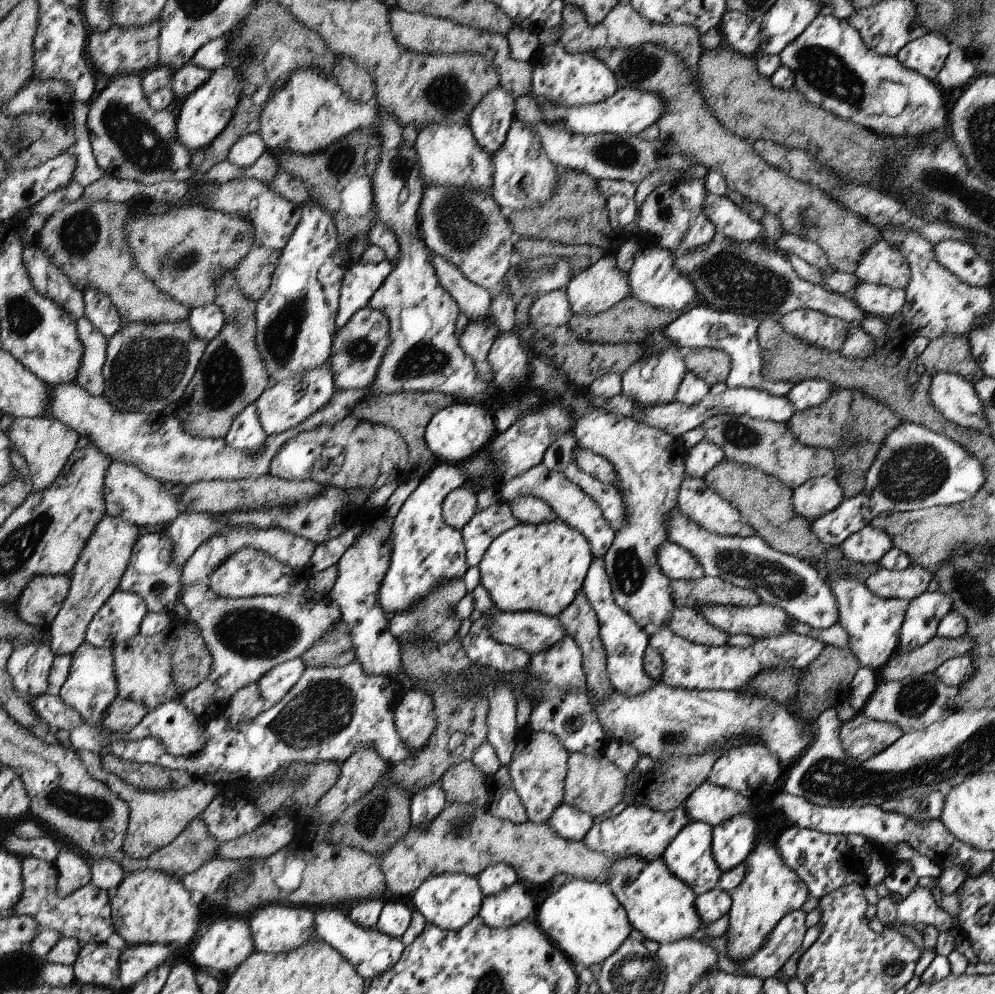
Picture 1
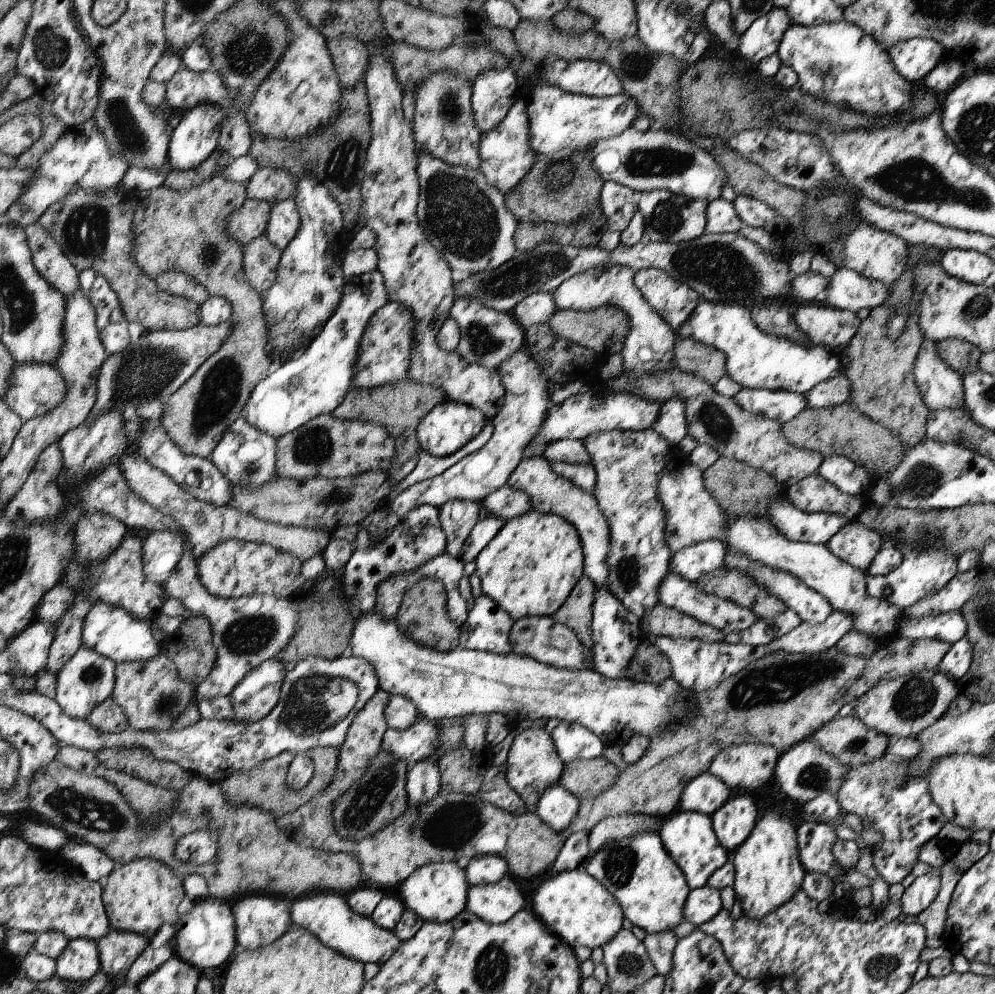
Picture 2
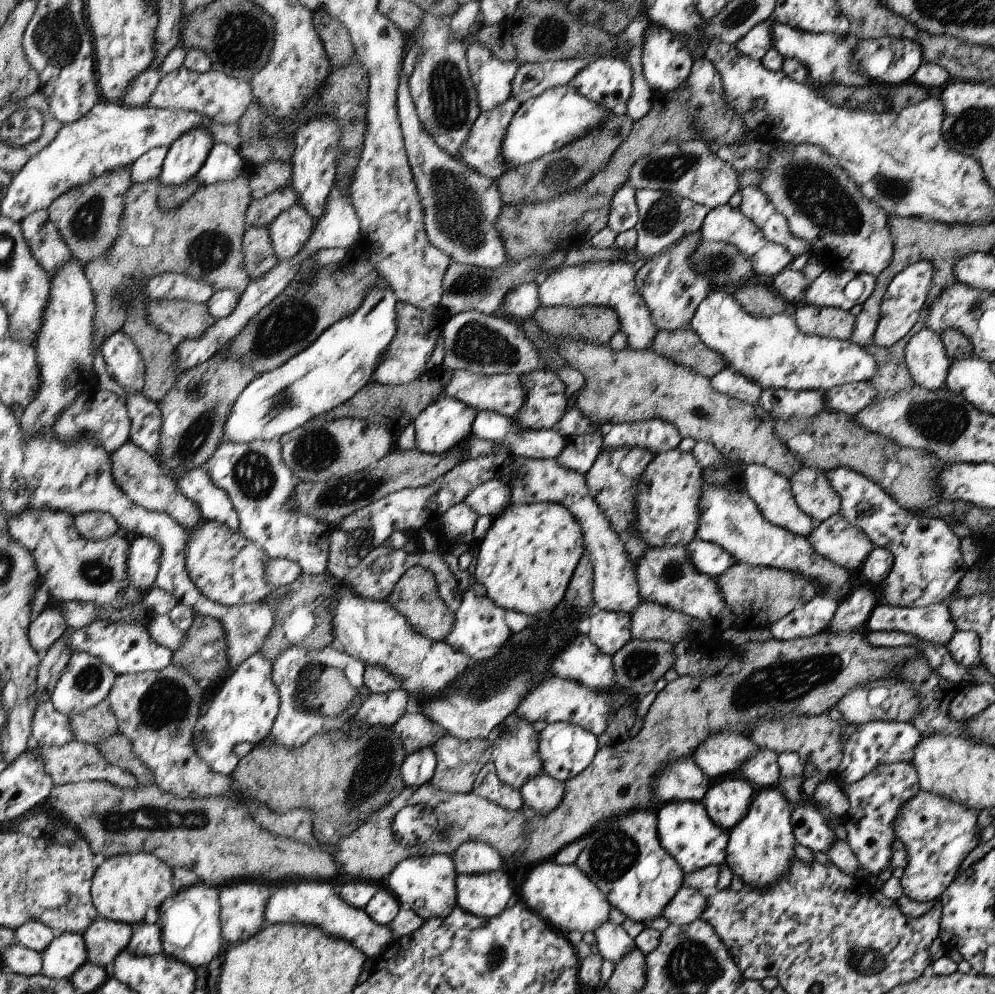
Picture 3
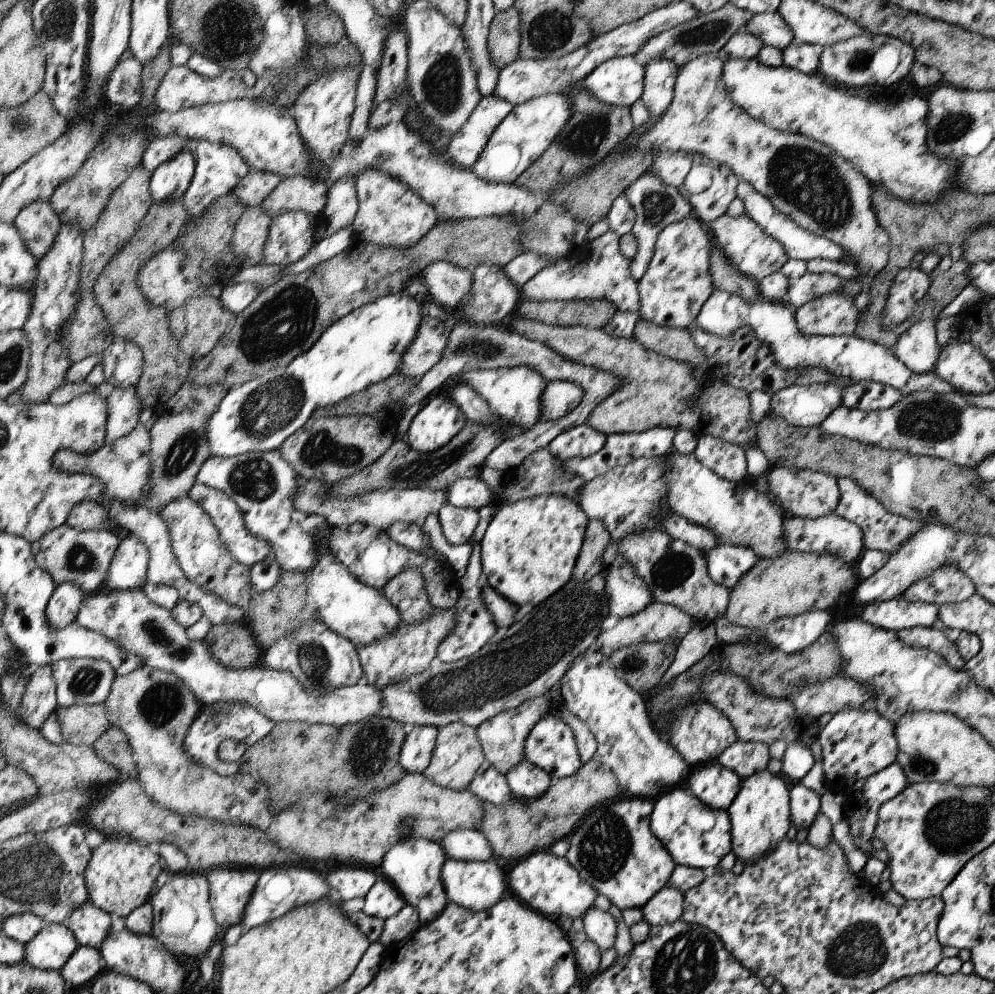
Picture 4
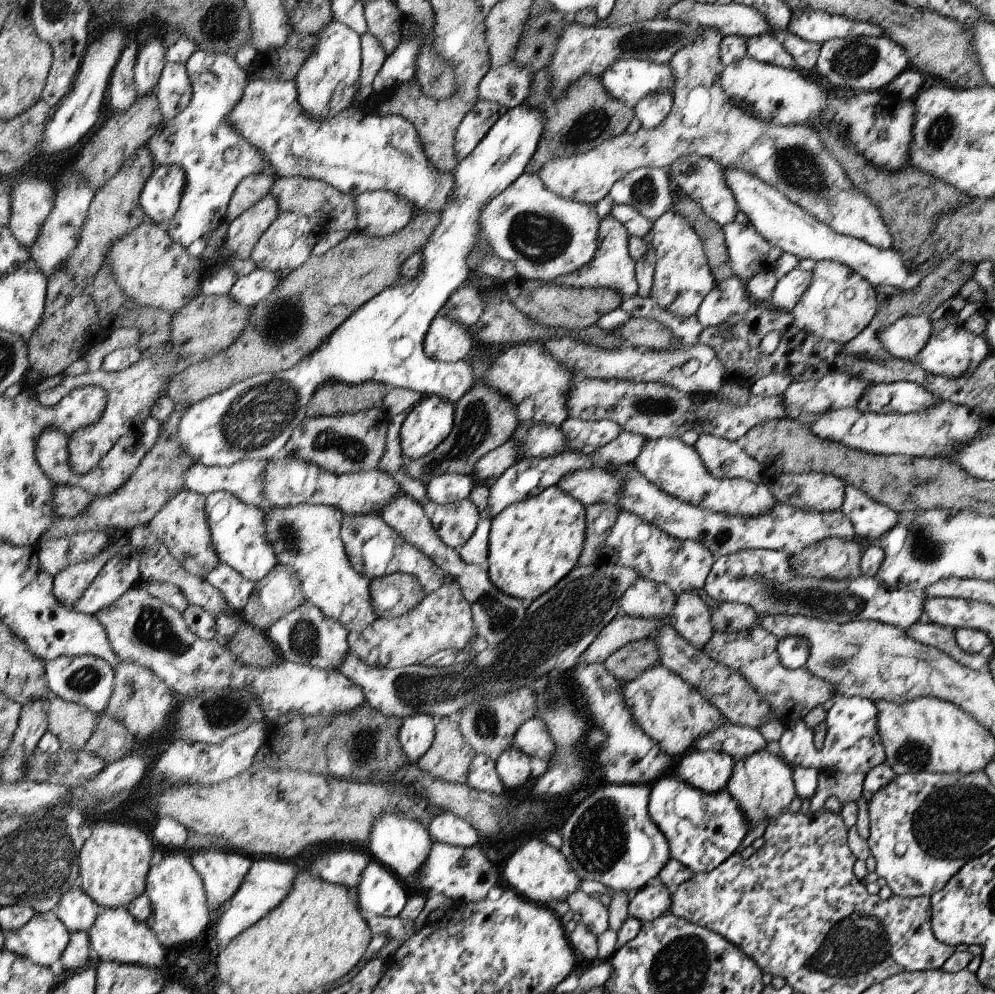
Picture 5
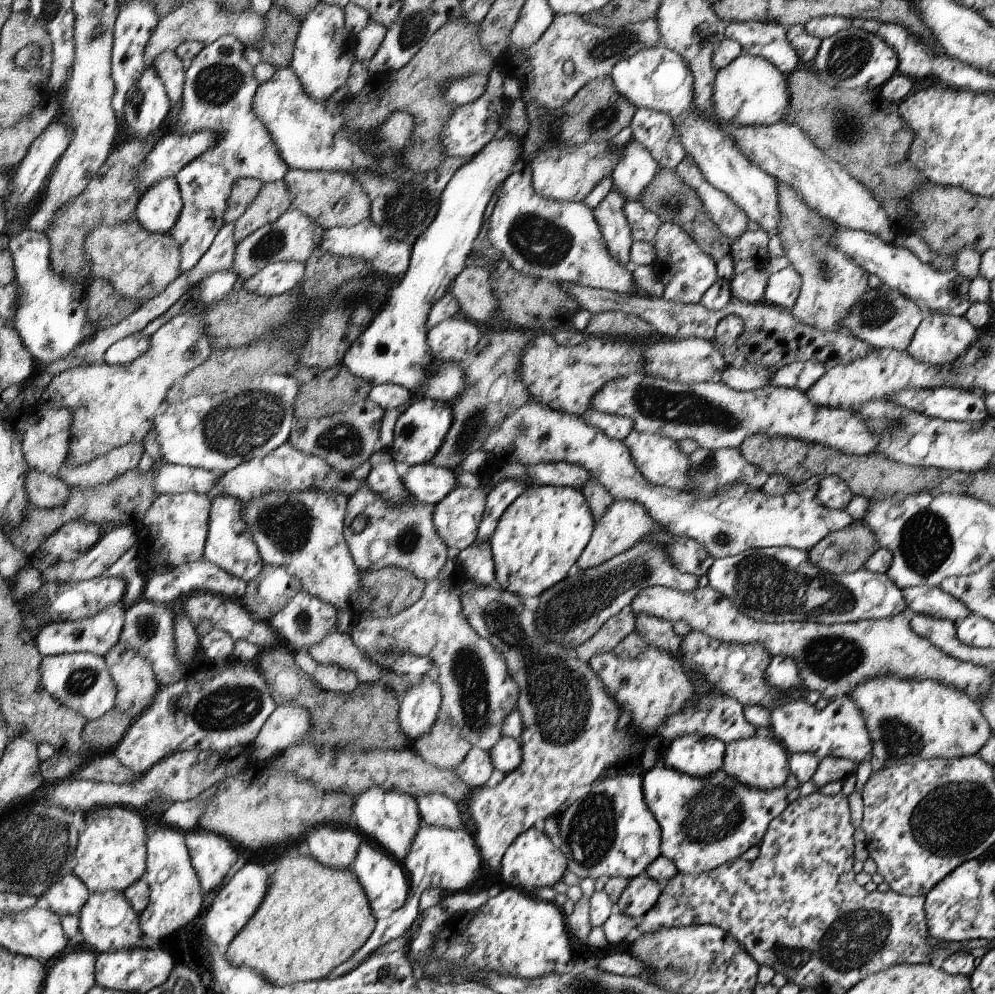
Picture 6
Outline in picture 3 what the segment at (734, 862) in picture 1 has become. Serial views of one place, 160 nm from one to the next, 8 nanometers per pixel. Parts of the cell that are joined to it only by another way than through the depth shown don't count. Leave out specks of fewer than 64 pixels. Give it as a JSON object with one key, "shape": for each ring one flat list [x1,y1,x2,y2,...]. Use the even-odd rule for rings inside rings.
{"shape":[[739,775,713,781,702,802,714,824,730,832,748,814,754,796,752,787]]}

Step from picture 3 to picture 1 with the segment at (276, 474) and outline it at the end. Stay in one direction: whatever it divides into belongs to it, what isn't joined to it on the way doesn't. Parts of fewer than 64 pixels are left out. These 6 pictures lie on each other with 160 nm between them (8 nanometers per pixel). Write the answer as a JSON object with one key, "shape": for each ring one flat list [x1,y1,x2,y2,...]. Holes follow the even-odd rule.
{"shape":[[253,403,237,416,236,422,229,429,224,440,234,450,258,452,262,448,262,444,266,444,266,438,267,435,262,429,258,412,256,412,256,404]]}

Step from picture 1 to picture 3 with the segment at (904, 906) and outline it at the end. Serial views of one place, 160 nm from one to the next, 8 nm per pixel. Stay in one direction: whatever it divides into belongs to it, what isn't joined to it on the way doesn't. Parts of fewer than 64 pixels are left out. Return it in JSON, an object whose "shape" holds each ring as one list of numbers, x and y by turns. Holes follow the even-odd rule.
{"shape":[[920,791,905,802,895,818,895,833,909,854,901,886,904,896,925,903,940,898,959,874,960,864,979,843,978,811,941,796]]}

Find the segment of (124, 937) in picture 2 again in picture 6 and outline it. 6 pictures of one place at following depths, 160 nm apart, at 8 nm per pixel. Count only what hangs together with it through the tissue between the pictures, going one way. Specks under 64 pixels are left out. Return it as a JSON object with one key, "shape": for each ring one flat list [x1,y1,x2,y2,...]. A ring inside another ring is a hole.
{"shape":[[68,872,58,882,54,882,42,898,47,901,50,909,60,917,66,914,76,914,88,900,88,888,73,874]]}

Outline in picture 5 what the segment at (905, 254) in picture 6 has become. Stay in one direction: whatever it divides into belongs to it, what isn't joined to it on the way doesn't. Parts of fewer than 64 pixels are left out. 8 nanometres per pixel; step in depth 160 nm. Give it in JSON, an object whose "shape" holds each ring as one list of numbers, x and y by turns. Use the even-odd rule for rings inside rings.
{"shape":[[740,168,723,169,726,186,733,193,738,211,749,219,749,223,767,242,778,246,783,252,788,252,799,260,830,260,846,264,854,272,858,272,862,278,866,278,875,288,892,286,892,288,900,288,908,292,918,286,920,276,914,272,913,268,906,268,908,258,903,252,893,249,882,250,868,244,866,240,838,234,824,222,816,220,810,212,790,202,782,192,778,192,772,184,766,184,758,176,753,176]]}

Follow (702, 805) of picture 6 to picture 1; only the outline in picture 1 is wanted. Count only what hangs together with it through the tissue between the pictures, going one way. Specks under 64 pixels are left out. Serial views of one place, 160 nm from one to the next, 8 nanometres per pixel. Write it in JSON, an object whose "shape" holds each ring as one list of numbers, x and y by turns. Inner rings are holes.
{"shape":[[689,821,678,834,674,836,674,840,668,844,666,850,662,854,662,858,669,866,670,872,674,876,678,876,693,889,696,895,705,894,713,890,721,880,721,869,718,868,716,858,714,858,713,850,713,827,706,822]]}

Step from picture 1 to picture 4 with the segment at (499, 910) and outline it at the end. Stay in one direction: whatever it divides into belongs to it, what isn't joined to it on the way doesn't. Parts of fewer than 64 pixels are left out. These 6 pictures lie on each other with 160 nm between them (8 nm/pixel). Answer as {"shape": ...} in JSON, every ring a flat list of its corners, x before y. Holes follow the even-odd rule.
{"shape":[[447,857,446,863,442,866,441,877,449,902,468,908,472,912,493,908,494,904,500,902,502,894,506,890,506,878,504,878,500,866,494,862,494,858,484,860,484,862,465,862,464,860,454,860,454,858]]}

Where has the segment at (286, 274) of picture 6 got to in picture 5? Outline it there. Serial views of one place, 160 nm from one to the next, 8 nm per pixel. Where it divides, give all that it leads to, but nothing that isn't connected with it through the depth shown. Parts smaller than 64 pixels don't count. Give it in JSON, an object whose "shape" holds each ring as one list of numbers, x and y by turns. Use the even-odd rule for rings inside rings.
{"shape":[[257,269,238,278,229,294,240,304,254,307,264,298,270,297,270,292,280,284,280,279,278,271]]}

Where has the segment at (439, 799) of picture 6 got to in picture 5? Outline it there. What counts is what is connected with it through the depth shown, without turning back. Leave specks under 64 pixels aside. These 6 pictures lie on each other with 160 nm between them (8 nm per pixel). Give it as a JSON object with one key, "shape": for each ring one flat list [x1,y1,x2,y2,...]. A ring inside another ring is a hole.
{"shape":[[443,809,429,821,428,830,433,841,464,848,478,845,480,840,479,833,466,820]]}

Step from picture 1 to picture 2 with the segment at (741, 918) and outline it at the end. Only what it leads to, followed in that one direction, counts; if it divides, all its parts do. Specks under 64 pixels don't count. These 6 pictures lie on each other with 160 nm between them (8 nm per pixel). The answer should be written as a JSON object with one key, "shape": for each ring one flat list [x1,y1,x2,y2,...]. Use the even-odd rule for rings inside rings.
{"shape":[[768,812,757,820,747,839,732,852,730,860,734,863,736,875,732,887,747,919,764,919,786,904,801,888,807,872,799,859,796,831,789,821,775,812]]}

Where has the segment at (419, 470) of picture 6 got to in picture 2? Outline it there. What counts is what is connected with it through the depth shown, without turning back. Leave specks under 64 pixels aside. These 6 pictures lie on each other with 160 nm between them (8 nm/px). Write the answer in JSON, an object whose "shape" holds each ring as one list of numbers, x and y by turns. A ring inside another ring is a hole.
{"shape":[[506,484,504,487,499,488,484,499,481,502,481,506,486,509,487,514,509,521,510,519,525,515,526,512,533,508,533,502,531,506,530,498,526,492,512,488,510,485]]}

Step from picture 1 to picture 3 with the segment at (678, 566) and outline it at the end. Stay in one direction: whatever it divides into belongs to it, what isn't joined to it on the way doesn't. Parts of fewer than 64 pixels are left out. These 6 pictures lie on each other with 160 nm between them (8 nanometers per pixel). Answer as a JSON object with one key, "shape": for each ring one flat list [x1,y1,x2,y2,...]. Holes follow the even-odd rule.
{"shape":[[695,538,686,546,690,562,702,574,716,578,728,571,737,560,721,545]]}

